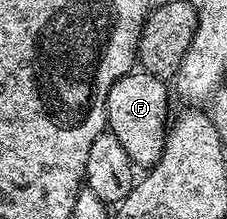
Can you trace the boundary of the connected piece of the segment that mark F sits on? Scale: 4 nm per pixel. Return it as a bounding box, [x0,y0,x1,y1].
[105,72,171,168]

